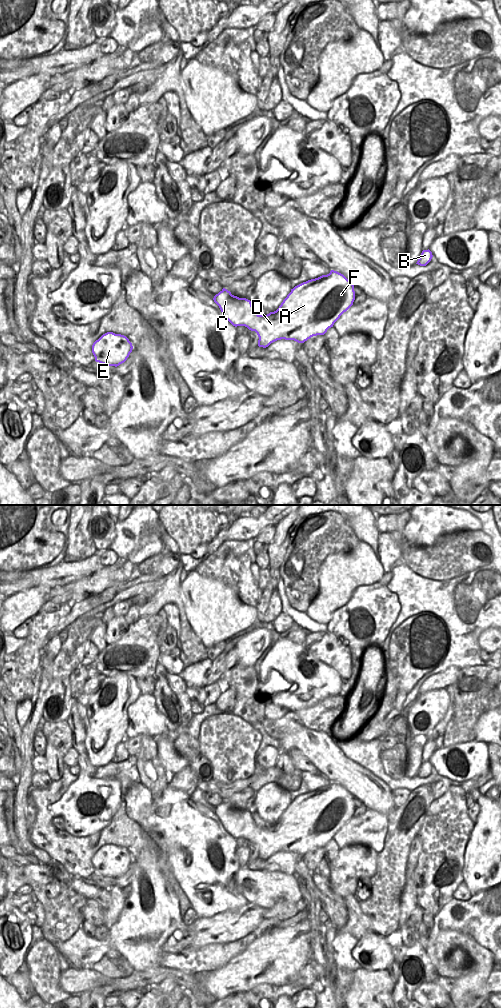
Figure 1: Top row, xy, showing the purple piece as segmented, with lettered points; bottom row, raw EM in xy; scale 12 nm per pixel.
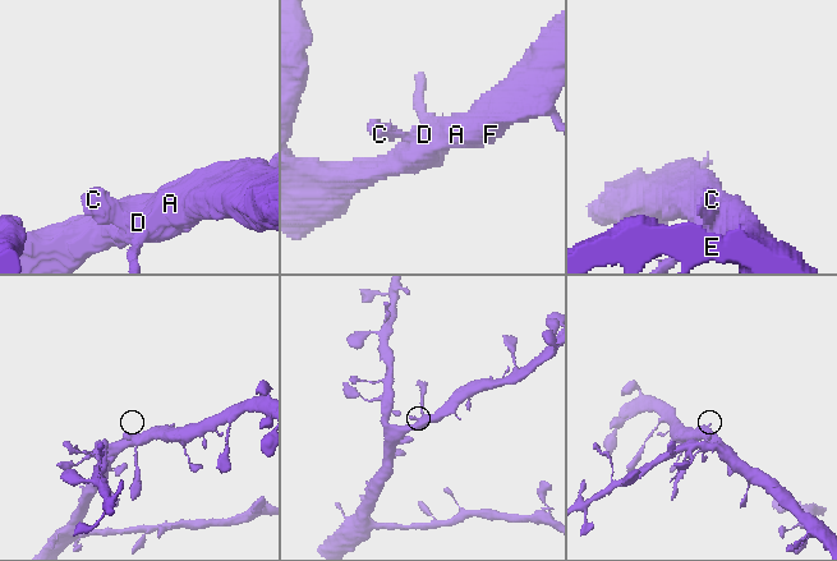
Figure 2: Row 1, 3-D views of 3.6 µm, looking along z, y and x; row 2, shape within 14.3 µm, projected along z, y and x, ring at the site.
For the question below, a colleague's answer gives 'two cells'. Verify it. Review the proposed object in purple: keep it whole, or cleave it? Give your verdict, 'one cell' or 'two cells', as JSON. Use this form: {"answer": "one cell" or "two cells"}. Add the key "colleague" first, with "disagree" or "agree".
{"colleague": "disagree", "answer": "one cell"}

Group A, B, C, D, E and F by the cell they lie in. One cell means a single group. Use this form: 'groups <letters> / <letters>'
groups A B C D E F

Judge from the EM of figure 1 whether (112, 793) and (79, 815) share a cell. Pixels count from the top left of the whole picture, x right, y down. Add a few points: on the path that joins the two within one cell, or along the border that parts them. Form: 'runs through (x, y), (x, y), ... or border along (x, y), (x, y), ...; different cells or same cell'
runs through (109, 804), (108, 809), (90, 817); same cell

